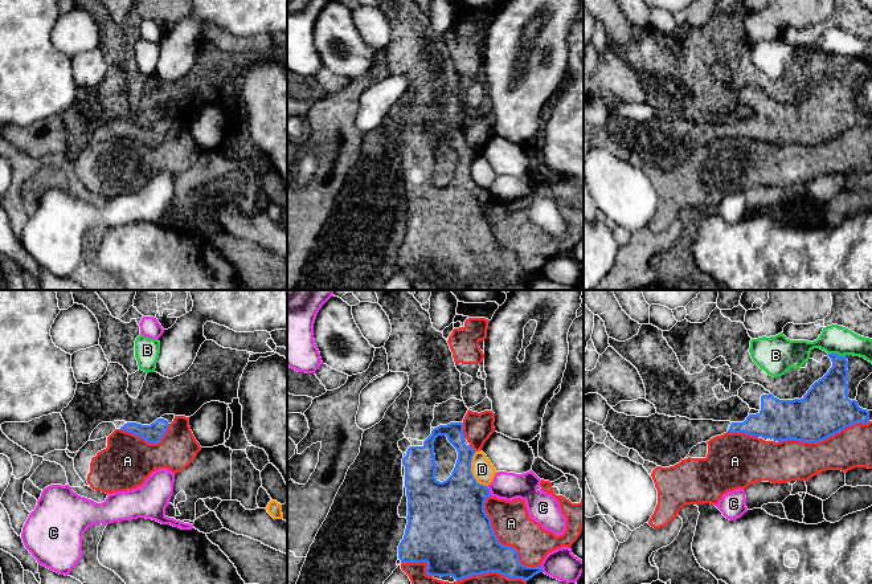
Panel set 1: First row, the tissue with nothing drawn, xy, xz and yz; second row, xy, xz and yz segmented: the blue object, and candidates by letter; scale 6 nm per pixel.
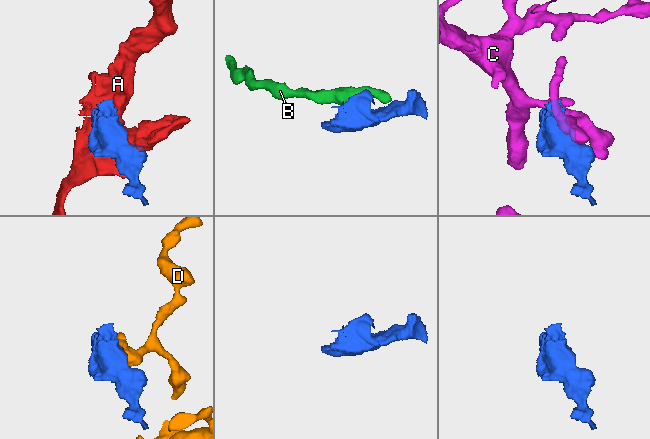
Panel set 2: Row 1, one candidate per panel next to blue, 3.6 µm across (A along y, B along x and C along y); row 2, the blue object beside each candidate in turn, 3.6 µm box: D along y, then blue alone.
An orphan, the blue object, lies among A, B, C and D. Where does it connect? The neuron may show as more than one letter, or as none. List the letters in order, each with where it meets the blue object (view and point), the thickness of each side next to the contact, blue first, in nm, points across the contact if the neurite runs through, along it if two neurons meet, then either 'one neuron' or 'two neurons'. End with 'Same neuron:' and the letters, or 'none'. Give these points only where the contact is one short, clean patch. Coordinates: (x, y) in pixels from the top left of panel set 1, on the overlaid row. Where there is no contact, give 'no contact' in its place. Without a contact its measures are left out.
A: meets blue in xz at (499, 543); 440 nm thick on the blue side, 240 nm on the other; two neurons
B: meets blue in yz at (836, 354); 220 nm thick on the blue side, 180 nm on the other; border along yz (828, 352), (846, 355); two neurons
C: meets blue in xz at (488, 491); 380 nm thick on the blue side, 170 nm on the other; two neurons
D: meets blue in xz at (470, 472); 360 nm thick on the blue side, 140 nm on the other; border along xz (474, 452), (471, 461), (473, 477), (486, 486); two neurons
Same neuron: none

